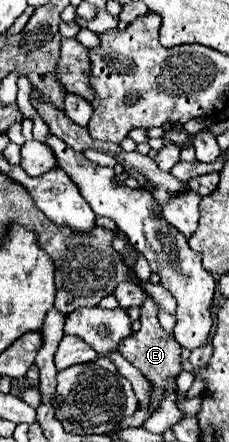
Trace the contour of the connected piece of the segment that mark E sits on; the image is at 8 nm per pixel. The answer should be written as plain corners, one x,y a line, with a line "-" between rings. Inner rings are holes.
146,298
144,304
140,306
140,330
136,334
130,334
126,340
122,340
122,344
118,344
118,352
134,366
142,372
142,376
150,382
152,386
152,394
150,394
150,406
152,406
152,412
150,416
160,408
160,402
164,400
164,392
166,392
166,386
168,382
172,380
174,382
174,392
176,392
176,402
182,402
184,396
178,392
178,386
176,386
176,378
178,374
182,372
182,358
180,358
180,352
182,352
182,346
160,326
158,318
156,318
156,312
158,312
158,306
152,298

